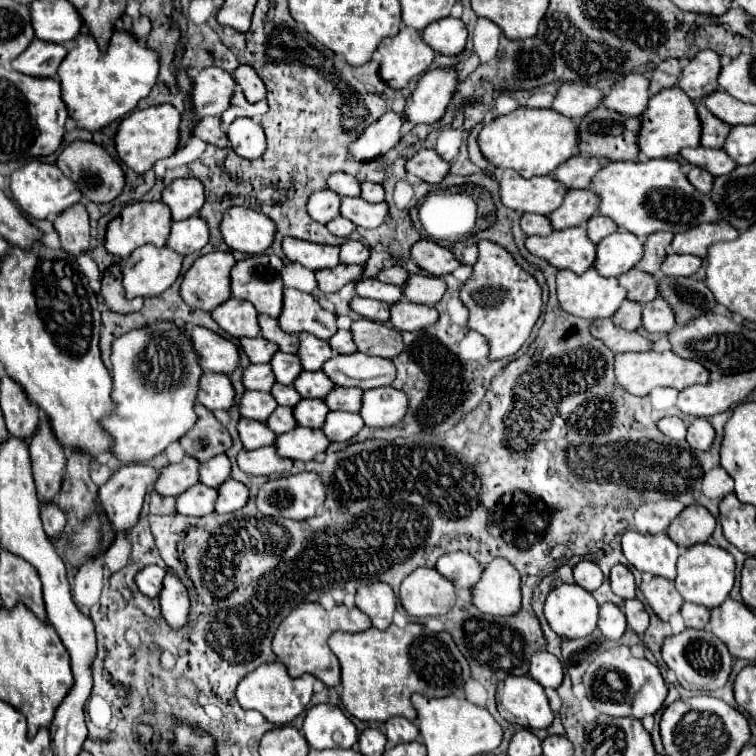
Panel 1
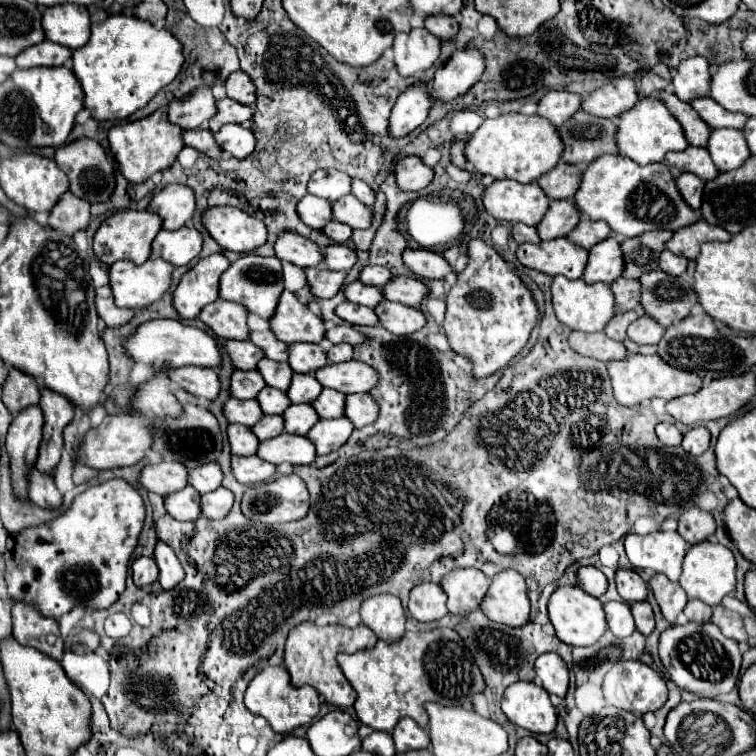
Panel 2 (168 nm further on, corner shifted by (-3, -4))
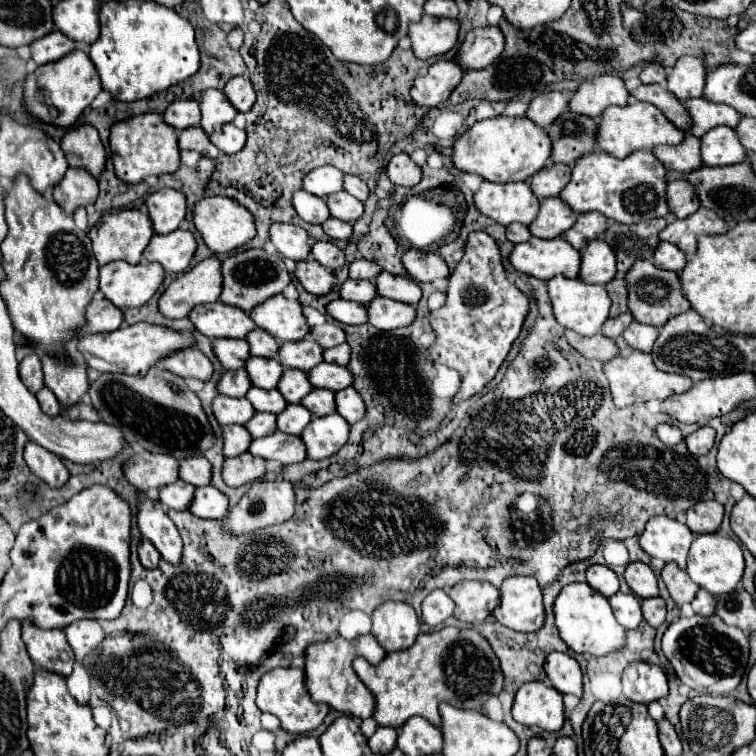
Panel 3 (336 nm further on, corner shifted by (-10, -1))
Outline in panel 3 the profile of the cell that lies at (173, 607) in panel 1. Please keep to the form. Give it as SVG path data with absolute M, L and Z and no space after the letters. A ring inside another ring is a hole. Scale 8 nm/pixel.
M138 491L136 525L142 537L150 539L166 561L176 565L182 559L182 539L176 525L162 509L162 503L148 497L144 491Z

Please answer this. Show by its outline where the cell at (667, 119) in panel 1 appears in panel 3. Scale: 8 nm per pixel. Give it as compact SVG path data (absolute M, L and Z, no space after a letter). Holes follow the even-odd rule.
M630 101L624 107L606 107L596 129L596 147L620 159L638 149L650 151L654 145L678 145L682 139L684 133L678 127L670 125L670 121L666 121L666 117L662 117L662 113L658 113L650 103L640 101Z

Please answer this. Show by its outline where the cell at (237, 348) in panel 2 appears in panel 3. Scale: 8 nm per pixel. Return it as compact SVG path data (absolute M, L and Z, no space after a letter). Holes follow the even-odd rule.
M214 339L212 347L222 369L240 369L250 357L250 347L244 339Z

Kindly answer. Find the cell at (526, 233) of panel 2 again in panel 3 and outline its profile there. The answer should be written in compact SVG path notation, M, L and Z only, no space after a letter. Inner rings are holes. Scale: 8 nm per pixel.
M512 223L512 225L506 227L506 237L508 237L508 241L512 241L512 243L516 245L516 243L528 241L532 235L530 235L530 231L528 231L526 225L522 225L522 223Z

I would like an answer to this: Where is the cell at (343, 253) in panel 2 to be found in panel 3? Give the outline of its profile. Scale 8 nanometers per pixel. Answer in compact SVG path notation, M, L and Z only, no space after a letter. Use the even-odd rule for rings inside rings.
M316 241L314 245L312 245L312 257L322 265L322 267L326 267L326 269L330 269L330 271L338 271L344 263L346 263L346 259L344 259L344 253L334 245L334 243L330 243L330 241Z

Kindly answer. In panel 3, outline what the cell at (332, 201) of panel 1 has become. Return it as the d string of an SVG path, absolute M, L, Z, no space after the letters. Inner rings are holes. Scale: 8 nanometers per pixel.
M296 191L292 195L292 207L306 223L322 225L322 221L330 217L330 211L326 209L326 201L322 197L312 197L310 193L304 191Z

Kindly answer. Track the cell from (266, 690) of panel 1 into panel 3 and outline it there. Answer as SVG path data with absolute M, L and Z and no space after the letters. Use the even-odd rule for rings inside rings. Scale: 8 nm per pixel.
M278 667L266 673L258 685L256 705L260 707L260 711L276 715L280 719L282 729L294 735L304 735L308 731L314 731L330 711L326 703L314 703L310 699L310 693L304 683L304 669L298 669L298 667L286 667L286 669Z

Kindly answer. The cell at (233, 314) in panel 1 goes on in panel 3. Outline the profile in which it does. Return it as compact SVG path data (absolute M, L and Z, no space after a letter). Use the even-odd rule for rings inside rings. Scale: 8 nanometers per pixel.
M220 301L196 305L190 311L188 319L194 323L196 331L210 339L244 339L250 333L250 329L256 327L246 311L232 305L224 305Z

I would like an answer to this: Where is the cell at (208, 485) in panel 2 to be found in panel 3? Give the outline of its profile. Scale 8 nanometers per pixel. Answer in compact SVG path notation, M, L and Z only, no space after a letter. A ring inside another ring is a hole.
M188 457L178 463L178 477L194 487L210 483L210 463L204 457Z

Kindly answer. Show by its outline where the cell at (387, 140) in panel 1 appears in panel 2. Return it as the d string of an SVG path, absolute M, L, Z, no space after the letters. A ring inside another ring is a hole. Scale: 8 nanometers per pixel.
M413 84L407 88L391 110L387 134L391 138L403 138L421 126L429 114L433 100L429 96L427 84Z

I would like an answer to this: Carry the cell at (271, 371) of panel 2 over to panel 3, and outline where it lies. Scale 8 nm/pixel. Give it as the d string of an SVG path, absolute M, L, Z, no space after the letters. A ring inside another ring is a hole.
M250 357L244 369L252 385L260 389L274 389L278 385L278 375L282 375L284 371L276 359L266 359L266 357Z

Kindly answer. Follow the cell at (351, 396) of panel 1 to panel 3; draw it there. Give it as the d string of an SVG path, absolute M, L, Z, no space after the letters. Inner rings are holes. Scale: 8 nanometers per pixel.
M314 389L300 401L314 417L334 413L334 393L330 389Z

